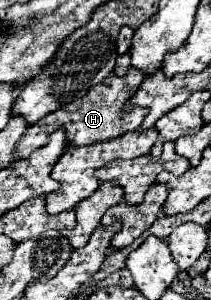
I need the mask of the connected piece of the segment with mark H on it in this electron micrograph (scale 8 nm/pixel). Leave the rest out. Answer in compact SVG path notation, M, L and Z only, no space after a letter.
M128 66L126 74L124 76L116 76L114 72L110 72L104 82L92 86L88 90L88 94L84 94L82 98L76 98L74 102L66 104L66 106L60 106L58 110L54 110L52 114L44 116L40 122L32 124L24 138L20 140L20 146L16 150L16 158L28 158L32 154L32 150L40 148L46 144L46 140L42 140L46 134L58 130L60 126L66 128L66 136L68 136L68 142L70 144L76 144L76 146L86 146L86 144L92 144L92 142L100 142L100 140L110 140L110 138L116 138L116 136L122 136L124 132L132 132L136 128L140 128L142 120L146 118L148 114L148 108L142 108L142 106L132 106L128 112L124 110L126 102L132 98L132 94L138 90L140 82L146 78L146 74L142 70L136 70L134 66Z

